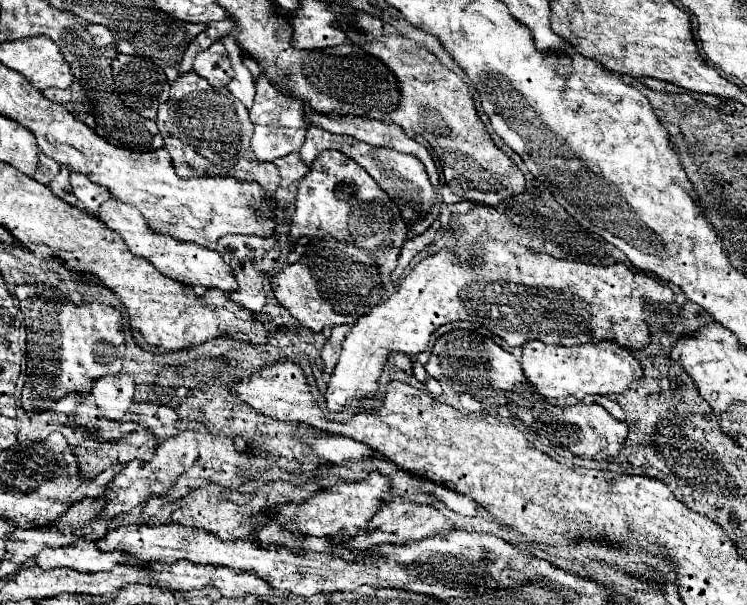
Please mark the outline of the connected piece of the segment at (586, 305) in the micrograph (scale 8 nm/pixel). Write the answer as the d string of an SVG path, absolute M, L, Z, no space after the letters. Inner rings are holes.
M485 235L477 239L473 251L483 255L483 265L469 267L459 263L457 253L451 249L425 257L405 275L387 301L357 319L343 341L343 351L327 383L325 401L329 411L341 411L357 397L375 395L377 379L391 351L401 351L409 357L417 355L425 351L431 333L451 321L479 323L503 337L511 347L521 347L533 339L567 347L609 339L637 351L649 345L647 309L653 303L667 305L675 301L675 293L667 285L649 275L633 273L623 263L601 267L561 261Z

